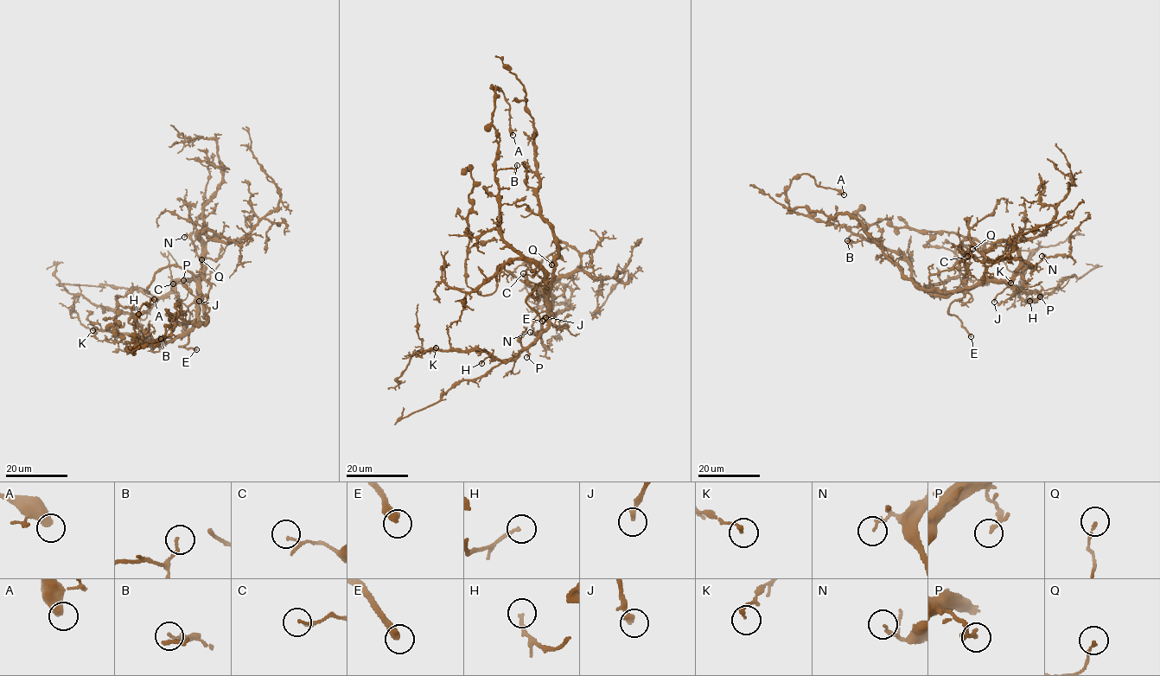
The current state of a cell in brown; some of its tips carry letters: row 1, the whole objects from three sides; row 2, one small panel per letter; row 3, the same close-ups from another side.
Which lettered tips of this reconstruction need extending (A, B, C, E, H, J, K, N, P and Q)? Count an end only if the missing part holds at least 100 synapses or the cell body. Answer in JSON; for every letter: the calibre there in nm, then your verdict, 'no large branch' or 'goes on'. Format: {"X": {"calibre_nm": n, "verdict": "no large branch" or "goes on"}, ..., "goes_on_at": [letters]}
{"A": {"calibre_nm": 480, "verdict": "no large branch"}, "B": {"calibre_nm": 100, "verdict": "no large branch"}, "C": {"calibre_nm": 90, "verdict": "no large branch"}, "E": {"calibre_nm": 420, "verdict": "goes on"}, "H": {"calibre_nm": 150, "verdict": "no large branch"}, "J": {"calibre_nm": 280, "verdict": "no large branch"}, "K": {"calibre_nm": 160, "verdict": "no large branch"}, "N": {"calibre_nm": 150, "verdict": "no large branch"}, "P": {"calibre_nm": 140, "verdict": "no large branch"}, "Q": {"calibre_nm": 140, "verdict": "no large branch"}, "goes_on_at": ["E"]}

